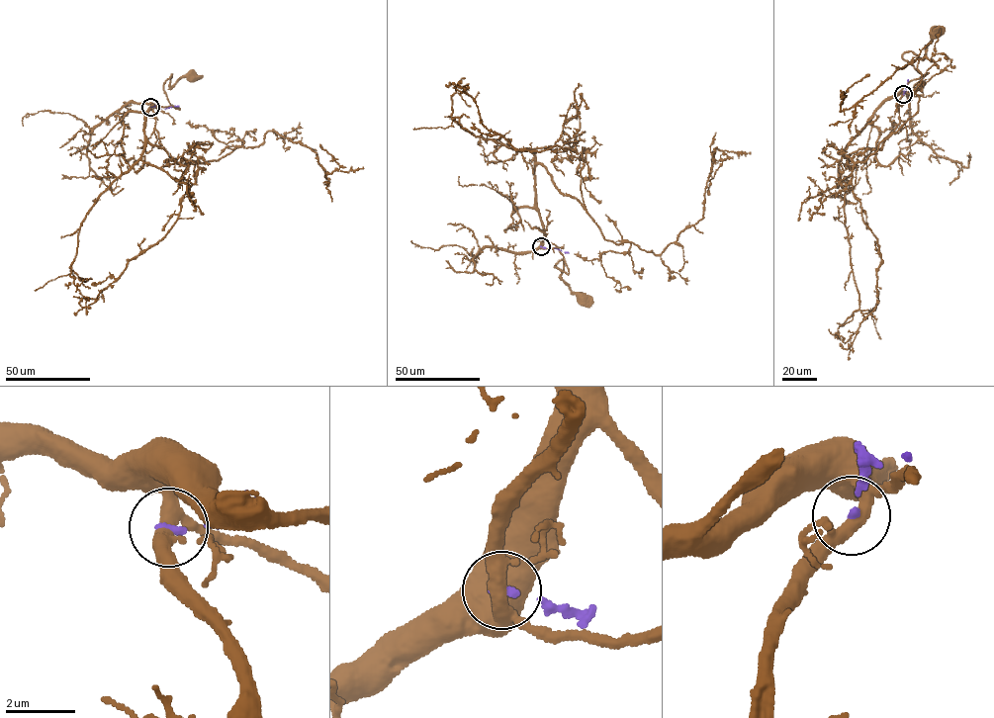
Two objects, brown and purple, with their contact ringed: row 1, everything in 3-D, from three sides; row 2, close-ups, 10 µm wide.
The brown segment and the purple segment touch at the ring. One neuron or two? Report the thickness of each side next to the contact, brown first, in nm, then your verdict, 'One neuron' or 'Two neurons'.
Thickness 340 nm (brown) against 180 nm. Two neurons

